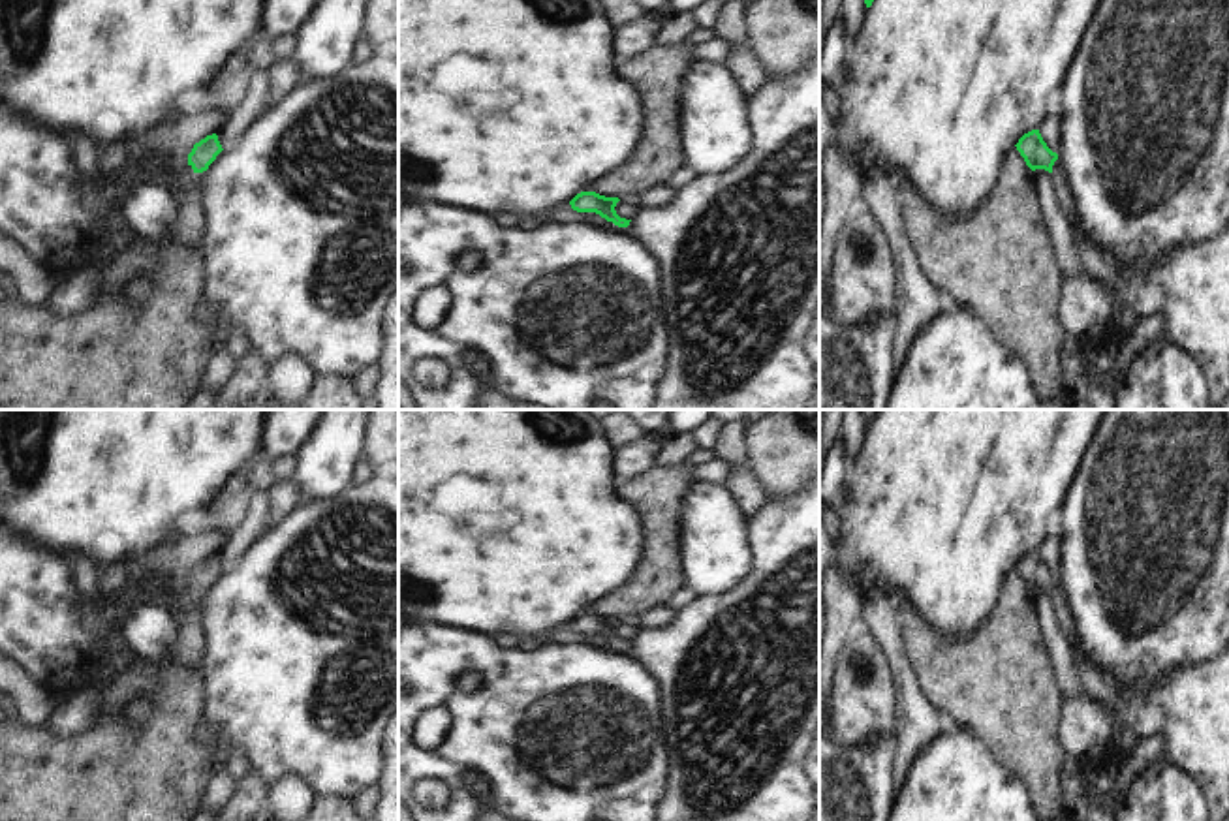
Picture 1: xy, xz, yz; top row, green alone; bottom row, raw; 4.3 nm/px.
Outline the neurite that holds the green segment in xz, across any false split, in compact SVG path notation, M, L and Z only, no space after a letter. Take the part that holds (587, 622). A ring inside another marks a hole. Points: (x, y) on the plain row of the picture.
M581 612L569 622L569 626L577 633L596 633L605 639L605 650L630 656L628 646L631 641L620 639L614 631L618 622L618 618L605 618L596 612Z

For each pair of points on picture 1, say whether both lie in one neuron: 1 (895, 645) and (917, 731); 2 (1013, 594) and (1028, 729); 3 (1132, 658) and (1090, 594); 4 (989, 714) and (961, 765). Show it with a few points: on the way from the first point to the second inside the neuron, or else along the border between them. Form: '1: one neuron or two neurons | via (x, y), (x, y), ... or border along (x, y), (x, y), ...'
1: one neuron | via (899, 666), (912, 711)
2: one neuron | via (1013, 628), (1013, 696)
3: one neuron | via (1128, 643), (1107, 620), (1105, 609)
4: two neurons | border along (964, 728), (1006, 769)

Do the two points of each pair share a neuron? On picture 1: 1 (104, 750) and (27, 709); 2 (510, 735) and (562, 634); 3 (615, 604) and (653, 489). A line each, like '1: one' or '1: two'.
1: two
2: two
3: one

